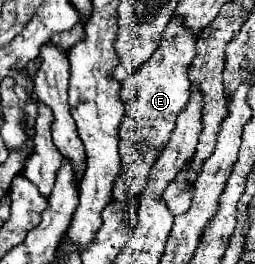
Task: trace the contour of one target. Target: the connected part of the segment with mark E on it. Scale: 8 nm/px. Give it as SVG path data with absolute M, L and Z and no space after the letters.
M169 21L161 43L153 57L141 65L137 73L133 73L121 87L121 99L125 105L125 117L121 123L121 141L119 141L119 153L121 153L121 173L115 179L113 185L113 201L123 205L123 219L125 227L129 231L137 225L137 201L133 197L139 197L147 187L147 177L169 143L171 131L175 129L177 115L185 109L189 95L191 95L191 83L187 79L187 69L191 61L197 55L197 37L185 37L185 29L181 29L181 21Z

